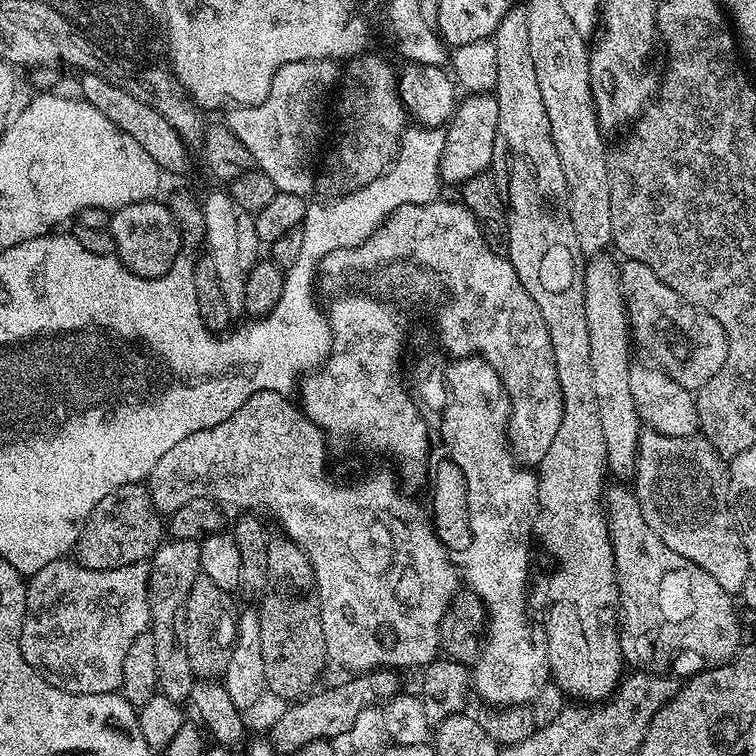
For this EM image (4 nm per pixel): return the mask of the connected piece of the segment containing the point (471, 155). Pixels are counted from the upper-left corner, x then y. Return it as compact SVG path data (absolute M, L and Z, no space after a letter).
M468 94L457 103L444 133L444 149L440 158L440 180L459 186L479 172L492 167L494 134L498 130L498 102L492 94Z

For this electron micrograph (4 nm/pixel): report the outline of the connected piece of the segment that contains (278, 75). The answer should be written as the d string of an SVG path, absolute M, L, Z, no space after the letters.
M299 60L282 66L274 74L268 97L252 108L233 107L226 117L228 129L250 150L253 165L274 182L277 192L309 195L312 188L312 159L316 156L316 147L320 144L320 135L324 132L324 99L328 91L338 80L337 65L331 60Z

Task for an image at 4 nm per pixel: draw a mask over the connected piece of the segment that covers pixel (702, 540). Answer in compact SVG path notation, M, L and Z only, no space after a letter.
M651 430L641 431L638 438L638 454L636 455L636 475L634 477L636 501L640 503L642 518L674 550L674 554L682 554L682 558L690 558L694 566L702 566L722 590L736 594L743 589L748 580L748 555L746 546L736 529L730 511L728 499L728 474L725 461L716 447L703 435L667 436Z

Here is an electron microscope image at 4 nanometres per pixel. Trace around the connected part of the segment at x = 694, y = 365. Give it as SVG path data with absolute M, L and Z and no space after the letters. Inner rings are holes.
M629 259L623 261L622 283L631 339L635 343L637 340L648 351L647 359L655 362L667 376L674 378L678 386L682 386L687 392L693 394L699 392L706 386L706 382L710 382L710 378L714 378L714 374L718 374L718 370L722 370L724 365L726 341L722 326L710 314L706 314L700 308L695 308L687 300L683 300L677 292L670 290L670 286L666 286L666 282L657 278L654 270L650 270L650 266L642 262Z

